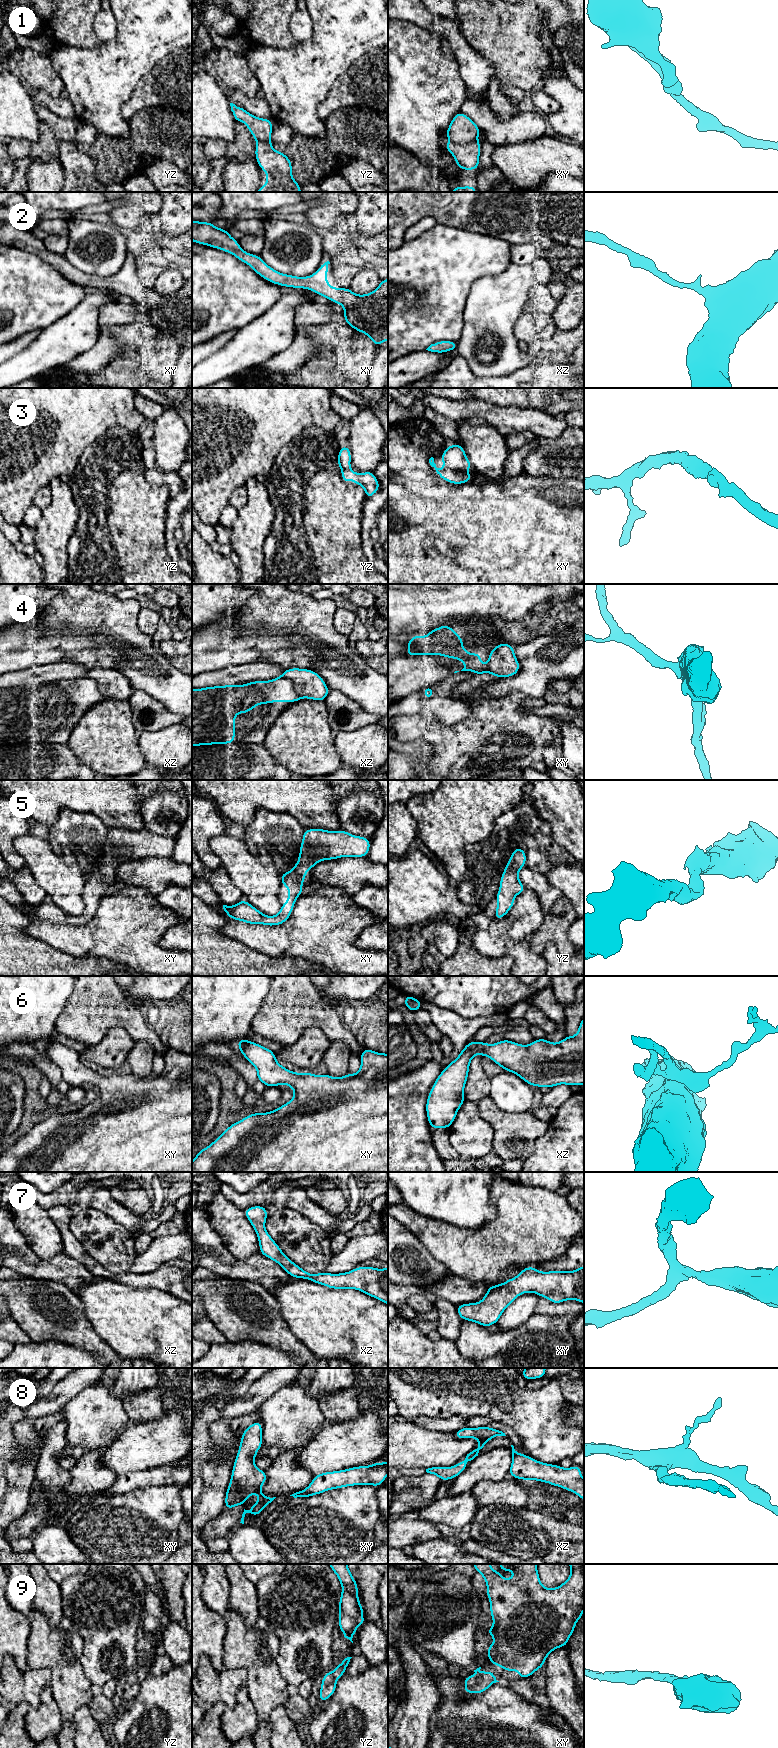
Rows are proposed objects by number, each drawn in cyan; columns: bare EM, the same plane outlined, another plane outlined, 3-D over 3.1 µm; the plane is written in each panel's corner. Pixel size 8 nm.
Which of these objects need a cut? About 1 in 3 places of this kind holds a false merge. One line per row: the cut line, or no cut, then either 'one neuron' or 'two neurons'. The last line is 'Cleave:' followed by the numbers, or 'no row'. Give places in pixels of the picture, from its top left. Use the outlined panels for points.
1: xy (476, 139), (470, 142), (450, 142) | two neurons
2: no cut | one neuron
3: no cut | one neuron
4: xz (281, 676), (292, 682), (293, 688), (300, 698) | two neurons
5: no cut | one neuron
6: no cut | one neuron
7: no cut | one neuron
8: no cut | one neuron
9: no cut | one neuron
Cleave: 1, 4

